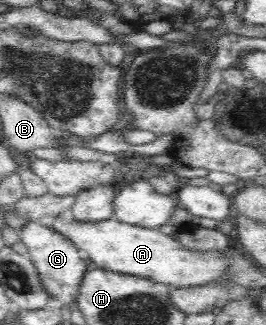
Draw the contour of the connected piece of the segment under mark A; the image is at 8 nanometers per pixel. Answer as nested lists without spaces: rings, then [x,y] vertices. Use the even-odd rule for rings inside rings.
[[[56,216],[47,226],[65,236],[84,257],[91,260],[91,264],[103,270],[119,272],[121,276],[149,278],[177,289],[228,279],[225,278],[225,259],[222,254],[200,254],[185,250],[173,236],[165,236],[158,229],[130,226],[113,218],[102,222],[81,222],[74,218],[66,222],[60,216]]]

